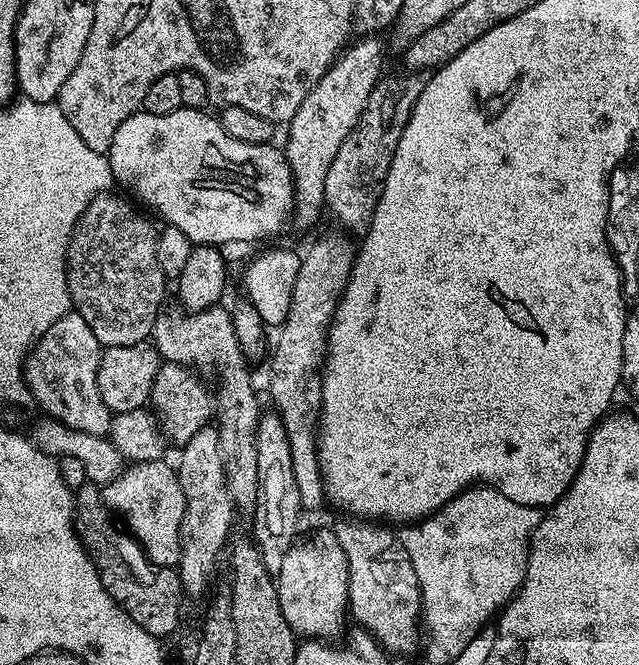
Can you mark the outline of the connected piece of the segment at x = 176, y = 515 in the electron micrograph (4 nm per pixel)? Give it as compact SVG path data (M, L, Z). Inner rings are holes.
M161 458L129 463L114 482L103 485L102 491L104 505L109 512L124 519L123 527L138 541L148 561L157 568L176 568L180 563L180 531L186 502L177 469L166 461Z

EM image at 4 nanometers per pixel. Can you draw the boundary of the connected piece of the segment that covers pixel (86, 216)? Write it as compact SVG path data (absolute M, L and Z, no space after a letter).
M110 192L88 204L69 236L67 284L73 309L86 319L101 347L130 346L149 339L168 284L158 264L158 236L156 226Z

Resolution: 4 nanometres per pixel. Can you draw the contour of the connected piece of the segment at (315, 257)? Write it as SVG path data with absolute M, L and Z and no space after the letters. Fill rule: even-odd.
M324 236L321 240L316 240L308 248L308 253L300 256L300 265L296 271L294 278L294 286L292 287L292 302L288 317L279 325L280 333L276 336L276 349L272 352L272 400L274 403L274 411L282 418L282 426L286 426L286 438L290 440L290 459L294 462L294 482L298 482L298 498L300 499L301 509L325 507L326 497L324 495L324 479L322 478L322 470L320 469L320 459L318 458L318 450L316 449L316 441L318 439L318 425L320 423L320 378L322 375L322 365L324 357L328 355L328 327L332 325L332 316L336 312L336 306L344 292L344 288L351 278L352 265L354 261L354 248L342 236Z

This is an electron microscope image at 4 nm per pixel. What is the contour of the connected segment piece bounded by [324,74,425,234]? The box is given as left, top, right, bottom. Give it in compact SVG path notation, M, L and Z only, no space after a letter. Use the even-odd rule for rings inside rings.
M423 75L387 76L377 80L372 87L370 98L354 130L346 134L346 142L342 142L338 154L334 154L334 162L330 162L330 174L326 174L324 183L327 215L332 215L342 227L358 234L364 234L368 229L386 182L388 167L394 158L394 150L398 146L398 138L402 136L402 130L424 89Z

